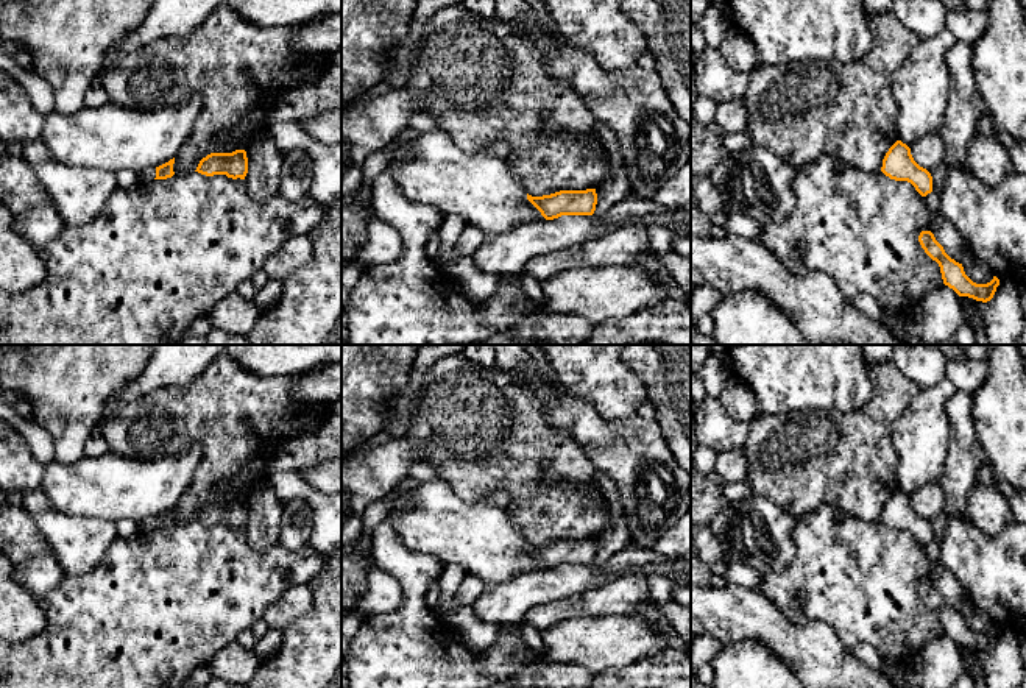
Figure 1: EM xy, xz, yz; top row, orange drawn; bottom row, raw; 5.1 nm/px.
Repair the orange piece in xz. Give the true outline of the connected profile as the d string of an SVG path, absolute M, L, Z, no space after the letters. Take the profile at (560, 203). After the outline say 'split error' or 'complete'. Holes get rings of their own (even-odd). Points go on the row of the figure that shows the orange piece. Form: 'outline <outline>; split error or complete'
outline M596 189L560 190L543 197L527 193L527 200L546 220L554 220L561 215L593 215L597 204L597 193Z; complete

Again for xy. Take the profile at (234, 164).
outline M235 150L232 153L211 153L200 161L195 172L206 176L226 175L232 179L245 179L248 173L246 151Z; complete

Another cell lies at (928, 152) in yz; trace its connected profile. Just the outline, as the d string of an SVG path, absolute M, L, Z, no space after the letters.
M939 131L928 133L922 139L917 139L909 148L914 161L928 172L943 162L945 140Z

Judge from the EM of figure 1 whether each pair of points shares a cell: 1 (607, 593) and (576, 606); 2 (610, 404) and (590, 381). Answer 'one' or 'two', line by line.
1: one
2: one

